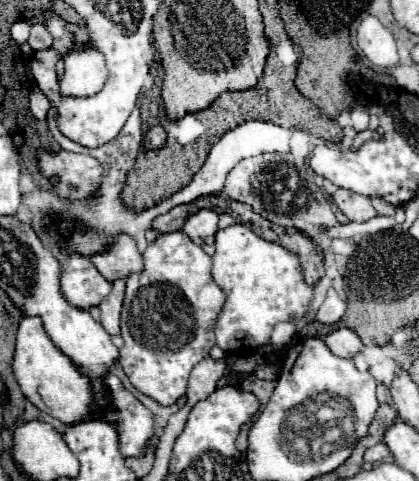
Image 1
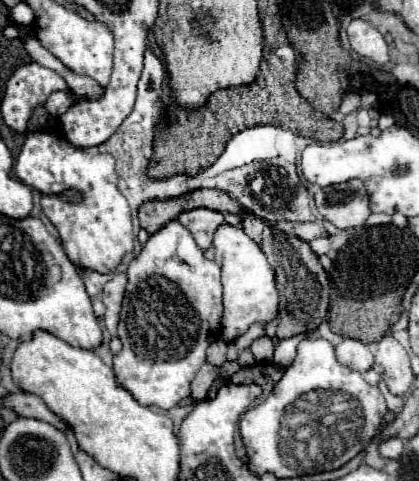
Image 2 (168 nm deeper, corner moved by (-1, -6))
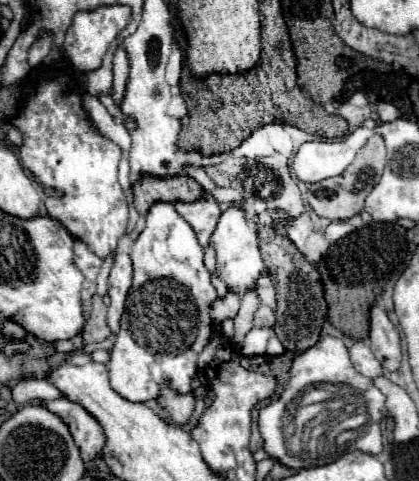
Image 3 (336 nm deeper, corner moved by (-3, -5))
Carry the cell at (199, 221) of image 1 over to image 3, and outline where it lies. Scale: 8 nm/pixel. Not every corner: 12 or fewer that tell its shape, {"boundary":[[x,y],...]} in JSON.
{"boundary":[[212,197],[186,203],[176,211],[194,229],[198,243],[208,247],[220,207]]}

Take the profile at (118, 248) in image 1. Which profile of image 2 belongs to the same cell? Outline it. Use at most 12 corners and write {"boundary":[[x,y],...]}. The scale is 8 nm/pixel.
{"boundary":[[26,138],[14,170],[42,194],[76,266],[134,250],[114,158]]}

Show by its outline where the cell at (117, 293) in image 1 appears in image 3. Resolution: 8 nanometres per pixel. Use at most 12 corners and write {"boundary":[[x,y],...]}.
{"boundary":[[128,253],[116,255],[108,277],[108,325],[118,333],[132,285]]}

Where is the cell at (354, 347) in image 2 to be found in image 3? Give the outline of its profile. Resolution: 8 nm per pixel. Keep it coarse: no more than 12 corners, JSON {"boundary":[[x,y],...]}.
{"boundary":[[366,341],[350,347],[350,359],[364,377],[380,377],[382,365]]}

